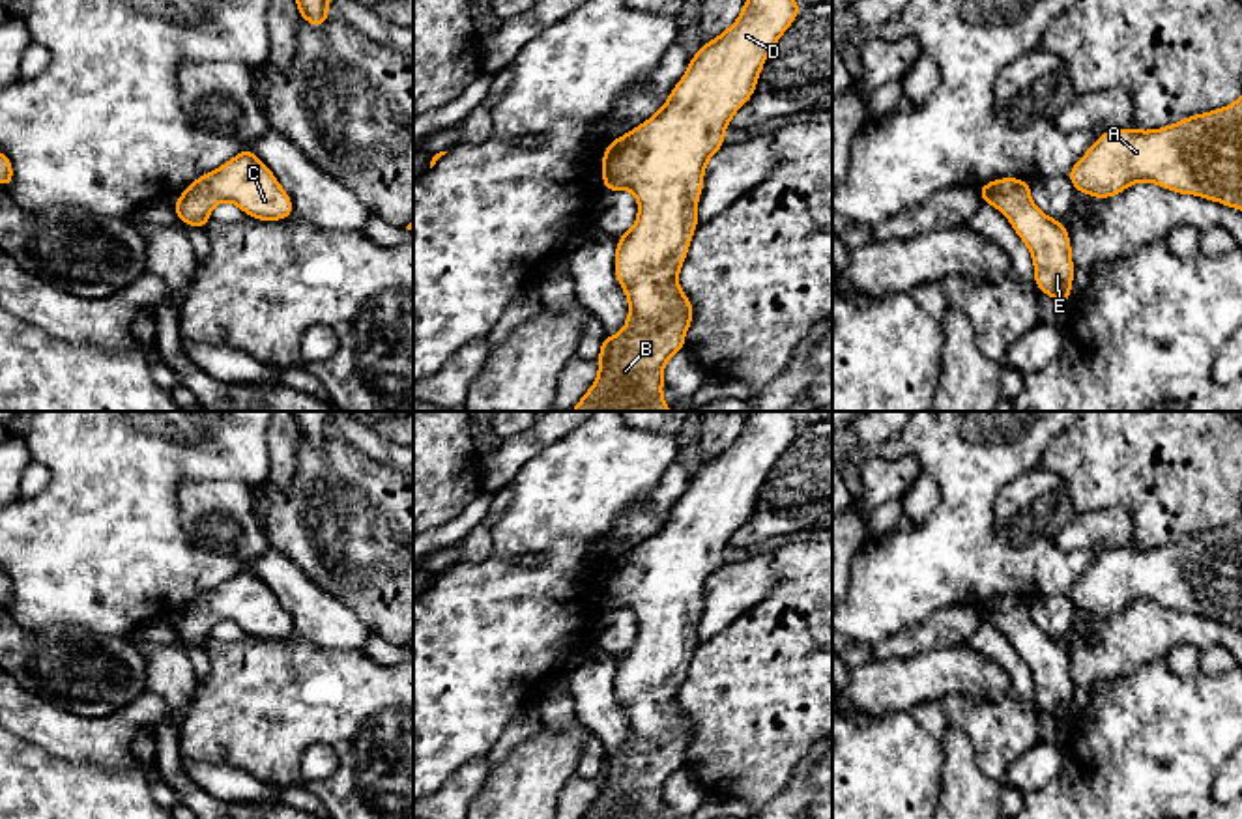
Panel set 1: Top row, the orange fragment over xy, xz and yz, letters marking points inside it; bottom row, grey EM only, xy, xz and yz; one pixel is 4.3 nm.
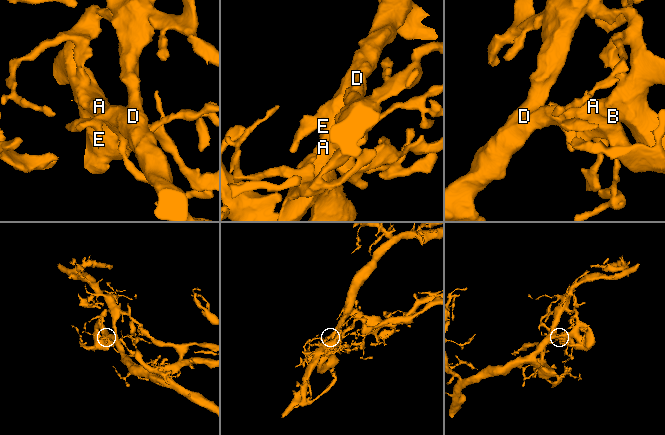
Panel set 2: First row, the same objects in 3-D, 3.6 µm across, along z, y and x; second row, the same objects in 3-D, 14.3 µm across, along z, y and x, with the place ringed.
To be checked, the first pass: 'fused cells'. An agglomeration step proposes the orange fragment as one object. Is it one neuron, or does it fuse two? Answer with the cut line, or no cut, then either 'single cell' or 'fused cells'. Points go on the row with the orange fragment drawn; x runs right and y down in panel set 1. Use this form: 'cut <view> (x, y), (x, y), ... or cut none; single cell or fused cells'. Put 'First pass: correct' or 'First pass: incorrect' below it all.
cut none; single cell
First pass: incorrect

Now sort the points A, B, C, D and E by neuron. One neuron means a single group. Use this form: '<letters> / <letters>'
A B C D E

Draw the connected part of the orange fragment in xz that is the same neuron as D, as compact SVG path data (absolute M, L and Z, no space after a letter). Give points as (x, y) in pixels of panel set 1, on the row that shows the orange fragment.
M744 0L737 21L716 39L703 43L690 58L683 79L670 92L662 108L627 135L612 140L602 155L604 191L632 191L638 198L638 217L634 226L617 237L615 277L628 297L628 320L623 331L604 335L599 353L599 378L570 411L672 411L662 400L664 365L685 350L685 335L694 318L694 307L683 294L677 275L685 264L688 245L698 228L696 206L703 191L707 161L726 144L724 131L733 114L752 97L761 67L789 24L801 13L797 0Z

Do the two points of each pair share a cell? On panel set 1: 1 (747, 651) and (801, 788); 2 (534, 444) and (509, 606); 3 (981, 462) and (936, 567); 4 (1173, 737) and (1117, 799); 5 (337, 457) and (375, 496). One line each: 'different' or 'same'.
1: different
2: different
3: same
4: same
5: same

